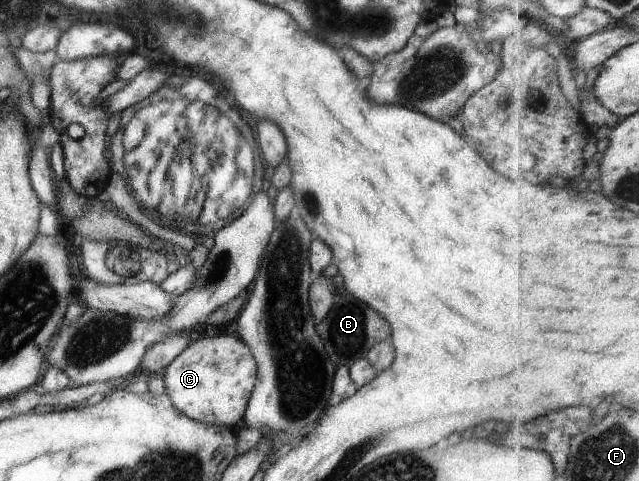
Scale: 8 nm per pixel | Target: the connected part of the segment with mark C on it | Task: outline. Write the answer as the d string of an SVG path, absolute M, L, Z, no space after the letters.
M214 335L192 341L166 369L163 383L172 406L188 419L204 425L236 429L256 383L256 363L250 349L232 335Z

